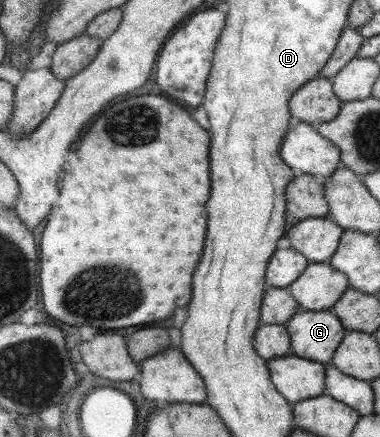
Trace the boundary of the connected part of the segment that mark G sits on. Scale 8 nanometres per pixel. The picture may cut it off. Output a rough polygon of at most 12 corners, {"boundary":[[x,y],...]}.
{"boundary":[[331,310],[285,322],[291,354],[330,364],[346,329]]}

